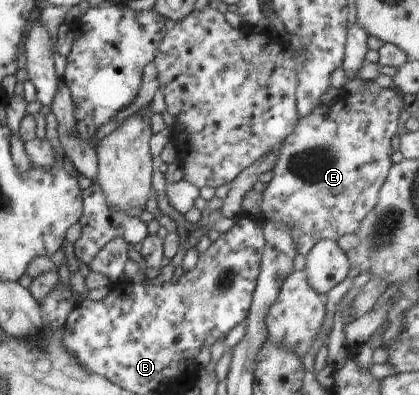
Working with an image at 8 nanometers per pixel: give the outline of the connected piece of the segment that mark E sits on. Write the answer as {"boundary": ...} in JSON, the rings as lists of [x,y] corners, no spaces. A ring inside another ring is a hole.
{"boundary":[[[369,82],[365,85],[365,89],[352,93],[350,91],[345,92],[339,96],[339,100],[331,102],[328,105],[317,105],[307,116],[301,117],[293,130],[293,132],[287,136],[282,142],[281,150],[278,154],[277,162],[272,171],[272,179],[265,184],[265,189],[262,193],[262,204],[260,205],[259,219],[263,221],[277,221],[278,223],[285,223],[290,226],[290,233],[293,237],[293,242],[296,244],[296,251],[298,254],[306,254],[311,250],[311,247],[315,246],[315,243],[323,239],[329,239],[337,241],[343,234],[354,233],[356,228],[360,227],[363,218],[371,209],[377,204],[377,197],[380,188],[383,186],[387,174],[392,165],[392,148],[391,138],[397,135],[399,130],[398,121],[399,114],[403,109],[403,96],[397,92],[393,87],[388,89],[382,88],[378,83]]]}

